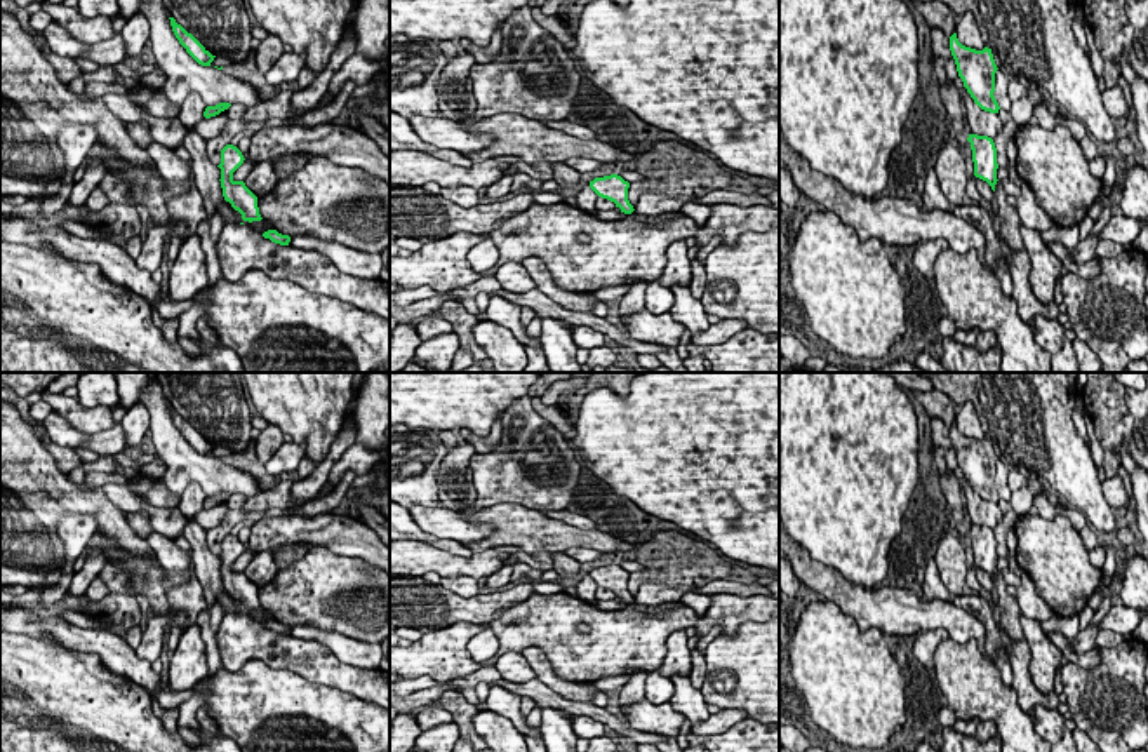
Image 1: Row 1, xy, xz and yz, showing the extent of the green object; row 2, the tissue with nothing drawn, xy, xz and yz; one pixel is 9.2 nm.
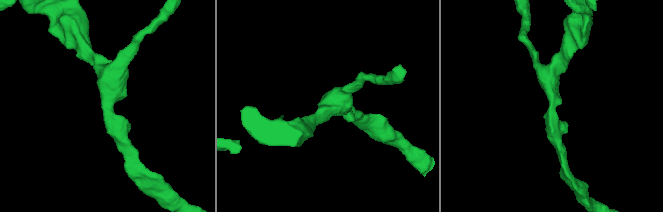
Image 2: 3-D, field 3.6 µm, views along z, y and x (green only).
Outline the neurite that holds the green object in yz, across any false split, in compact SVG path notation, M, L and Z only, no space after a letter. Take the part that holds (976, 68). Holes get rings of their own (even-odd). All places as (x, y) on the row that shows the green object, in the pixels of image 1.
M957 33L950 37L950 50L957 64L958 77L974 103L990 113L998 113L1000 106L993 96L997 64L991 49L976 50L958 42Z

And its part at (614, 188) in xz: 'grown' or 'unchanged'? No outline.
unchanged

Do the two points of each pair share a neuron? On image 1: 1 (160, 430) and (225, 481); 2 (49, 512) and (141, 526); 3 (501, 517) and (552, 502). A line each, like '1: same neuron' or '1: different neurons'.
1: same neuron
2: different neurons
3: different neurons

